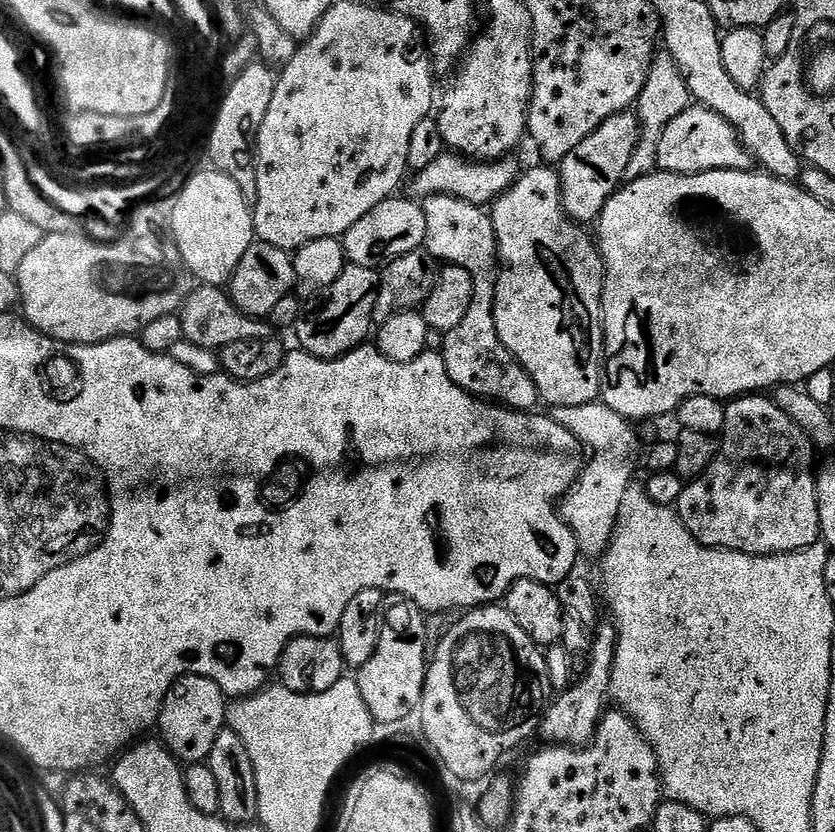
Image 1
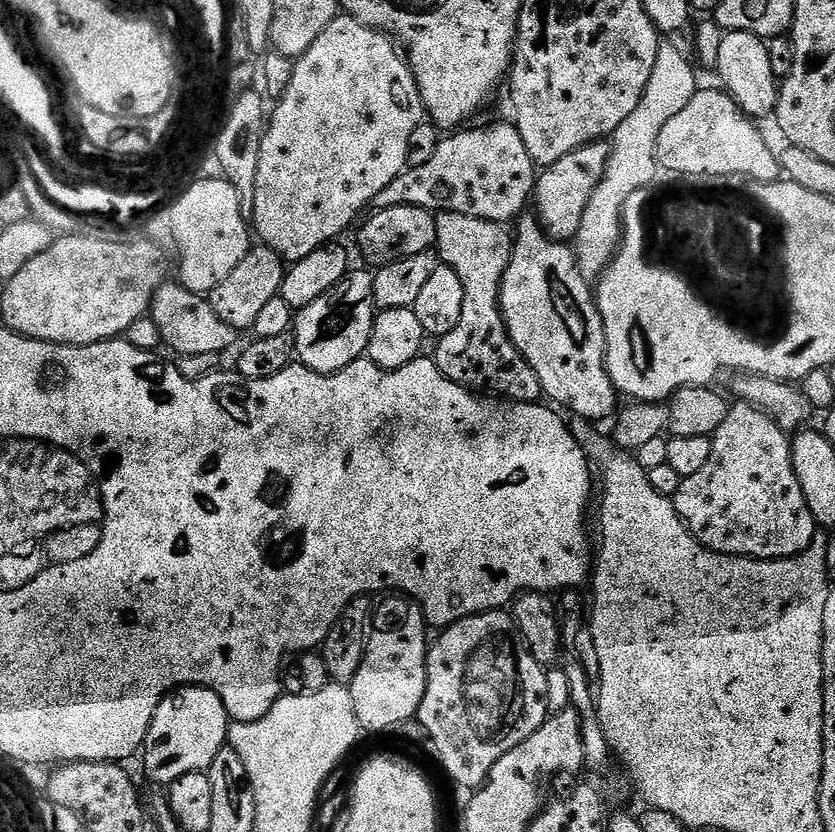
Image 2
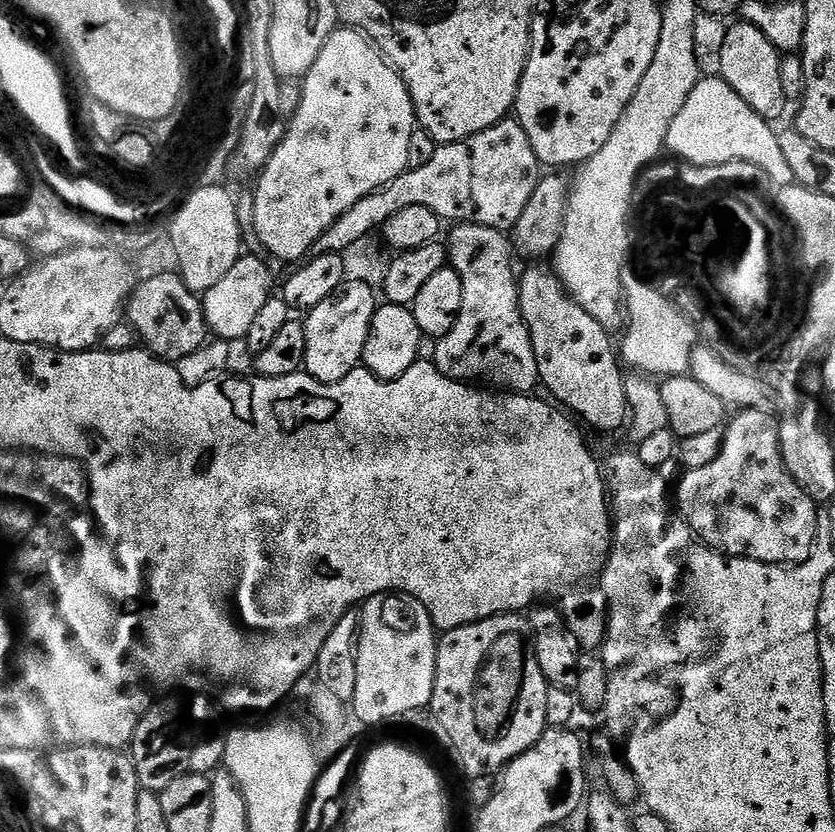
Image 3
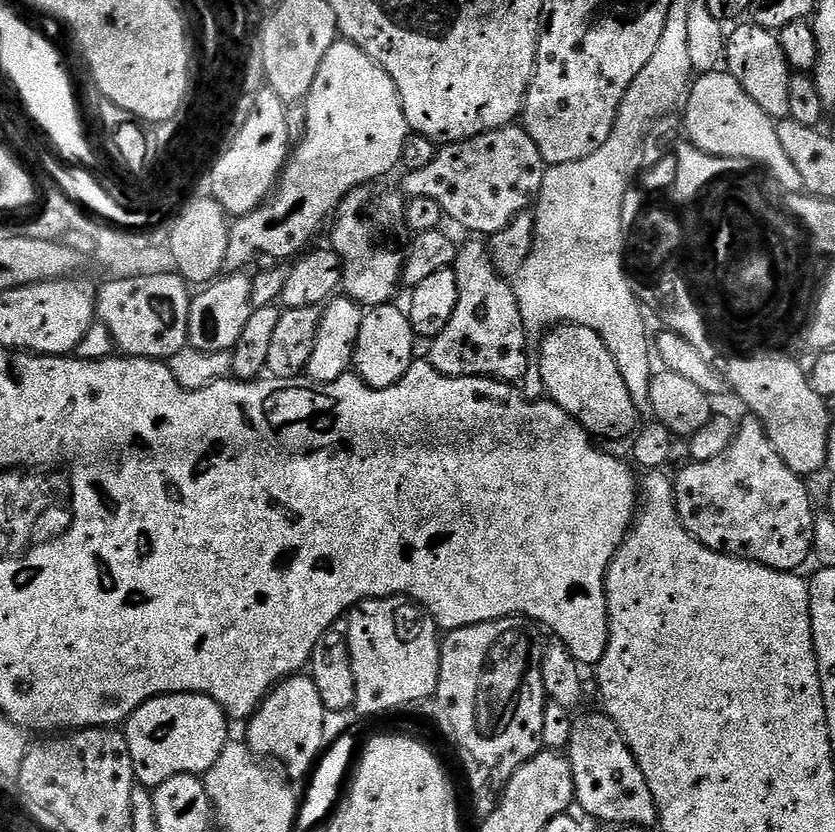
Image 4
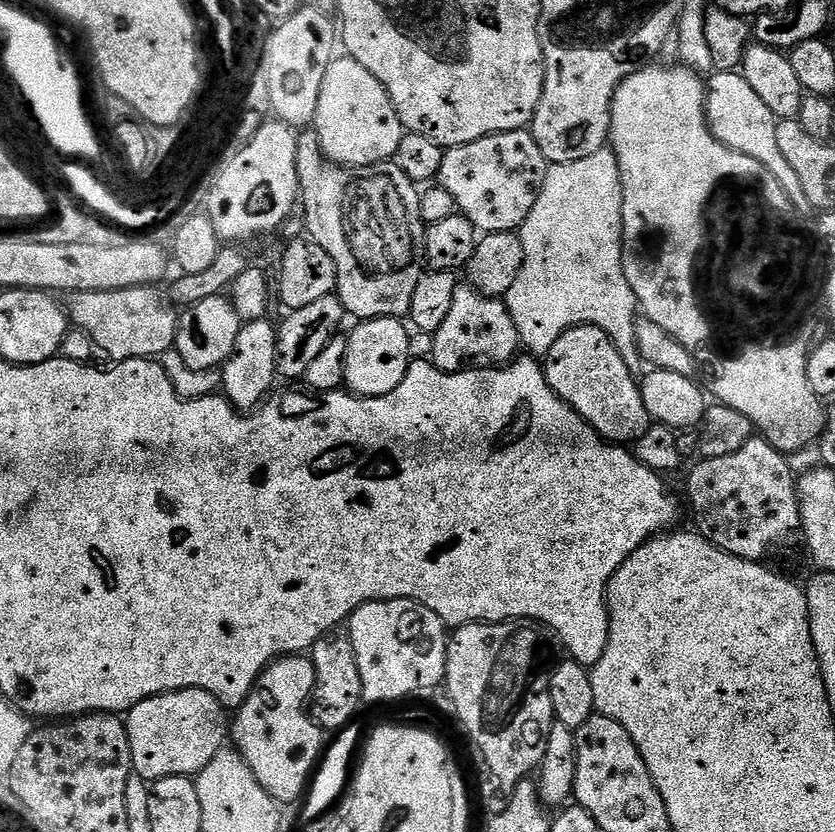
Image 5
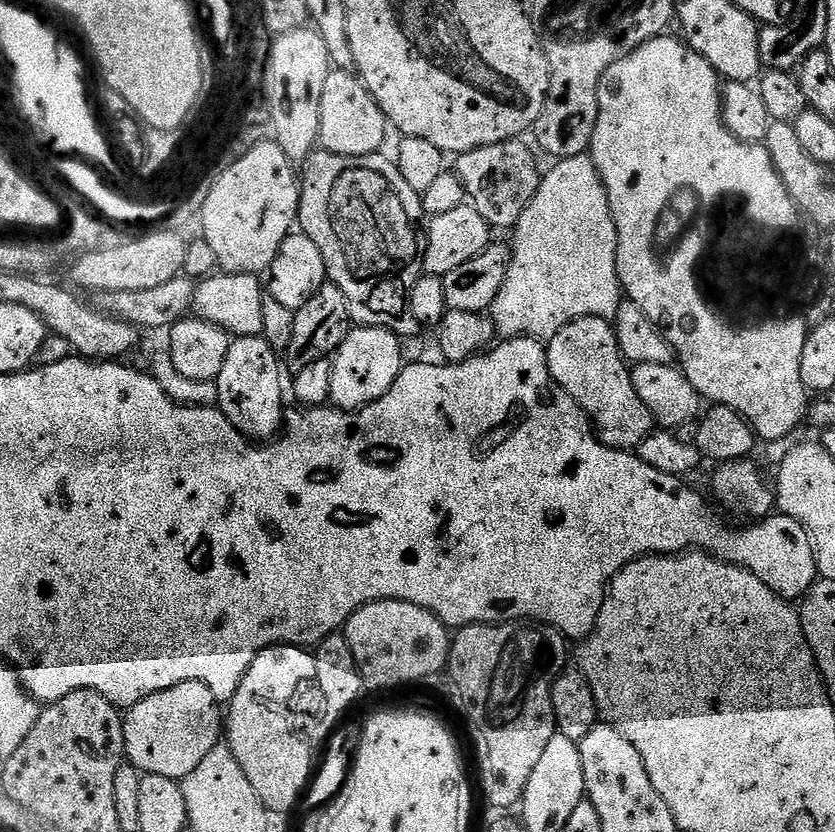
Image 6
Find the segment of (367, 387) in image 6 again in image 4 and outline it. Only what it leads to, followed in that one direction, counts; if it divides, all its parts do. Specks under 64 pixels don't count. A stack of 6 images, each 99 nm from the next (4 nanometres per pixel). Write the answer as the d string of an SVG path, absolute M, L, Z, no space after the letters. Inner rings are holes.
M395 303L380 304L376 308L368 308L364 314L362 330L358 330L356 355L354 357L354 372L370 388L389 388L394 386L408 373L408 368L414 363L412 359L413 330L408 321L407 311L403 307L395 308Z

